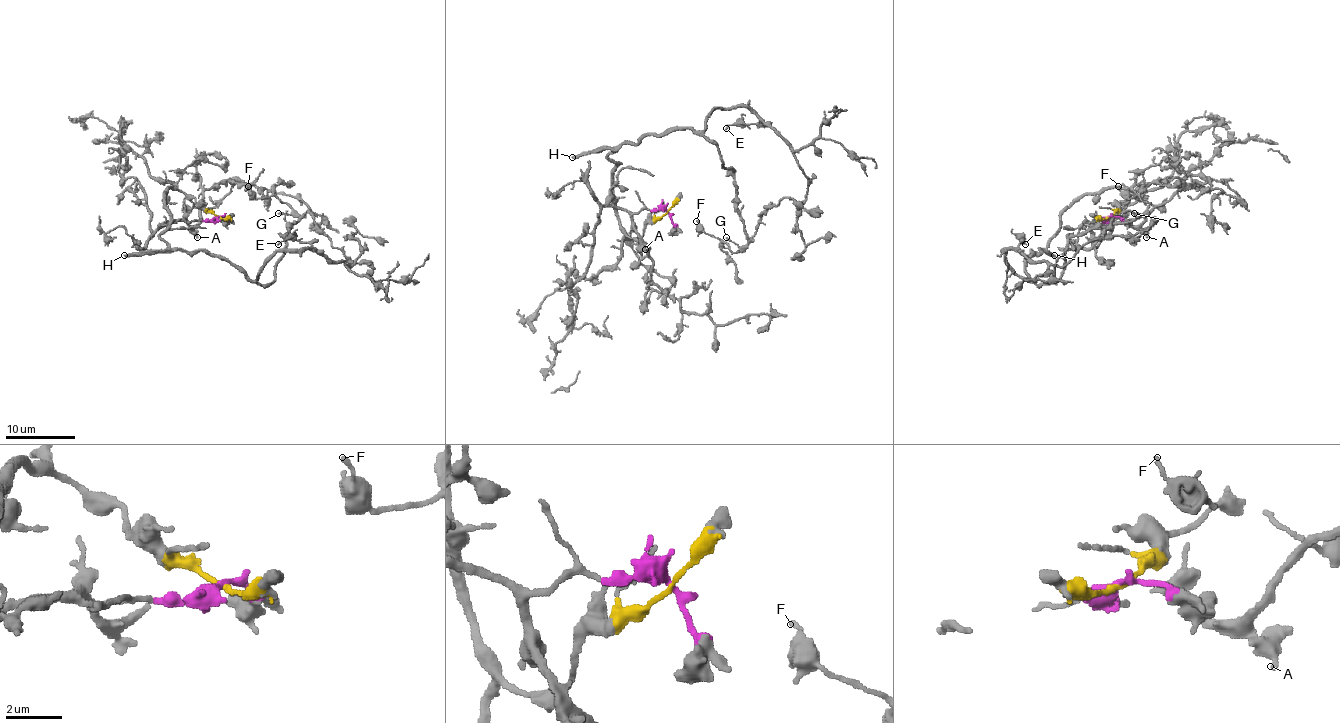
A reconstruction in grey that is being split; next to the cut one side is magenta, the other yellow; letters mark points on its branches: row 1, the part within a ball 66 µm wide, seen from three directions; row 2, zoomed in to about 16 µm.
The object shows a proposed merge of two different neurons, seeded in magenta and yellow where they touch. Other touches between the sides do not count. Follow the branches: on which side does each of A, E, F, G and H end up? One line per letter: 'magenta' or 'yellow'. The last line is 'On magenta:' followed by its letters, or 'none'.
A: magenta
E: yellow
F: yellow
G: yellow
H: yellow
On magenta: A

